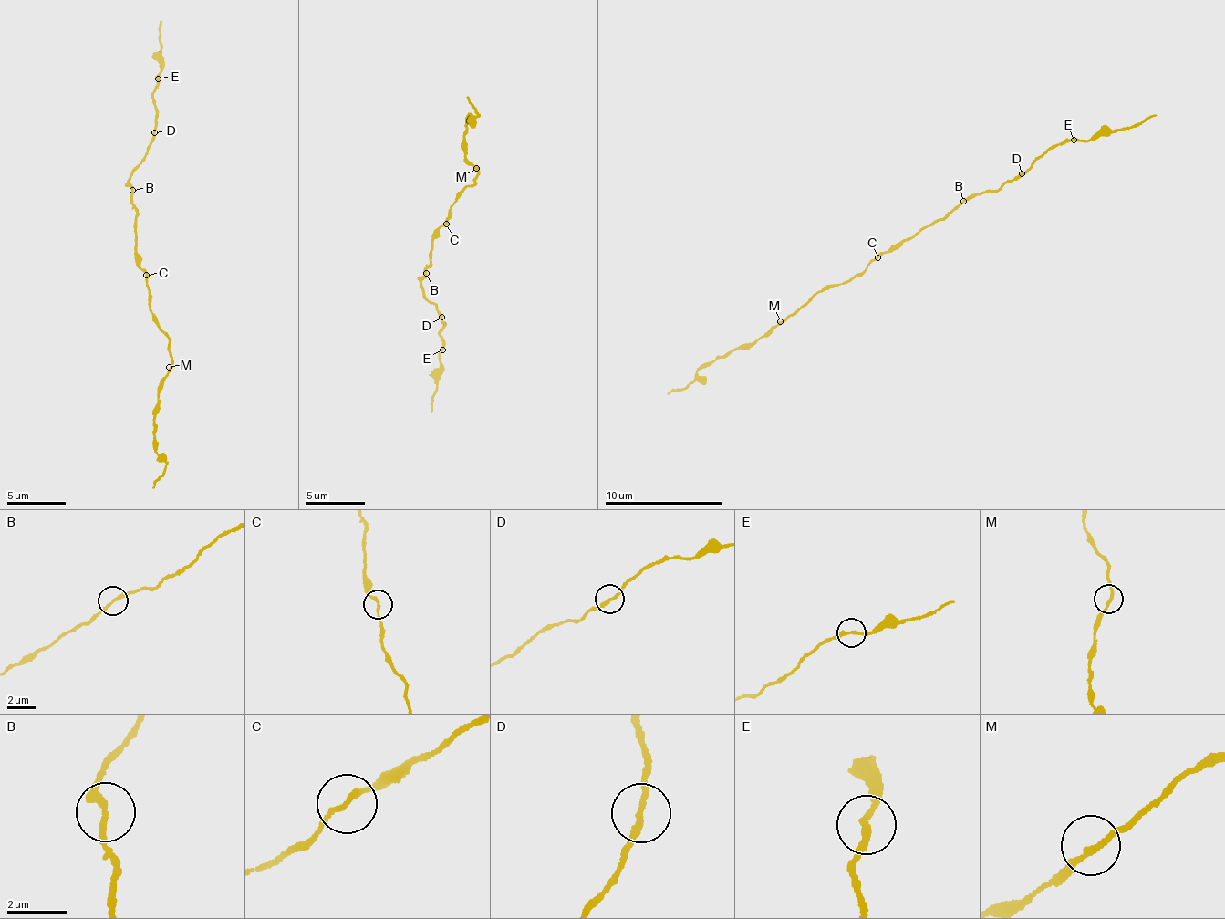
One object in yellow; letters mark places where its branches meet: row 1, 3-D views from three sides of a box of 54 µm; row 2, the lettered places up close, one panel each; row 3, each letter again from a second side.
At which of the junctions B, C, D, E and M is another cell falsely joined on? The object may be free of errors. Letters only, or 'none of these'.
none of these

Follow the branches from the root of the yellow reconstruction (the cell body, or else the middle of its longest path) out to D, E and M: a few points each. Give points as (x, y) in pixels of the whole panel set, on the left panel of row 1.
D: (135, 251), (137, 213), (129, 183), (134, 169), (147, 152), (154, 132)
E: (135, 251), (137, 213), (129, 183), (134, 169), (142, 160), (153, 136), (159, 109), (152, 98), (159, 78)
M: (135, 251), (146, 275), (149, 290), (147, 299), (152, 318), (170, 341), (168, 346), (172, 354), (169, 367)

